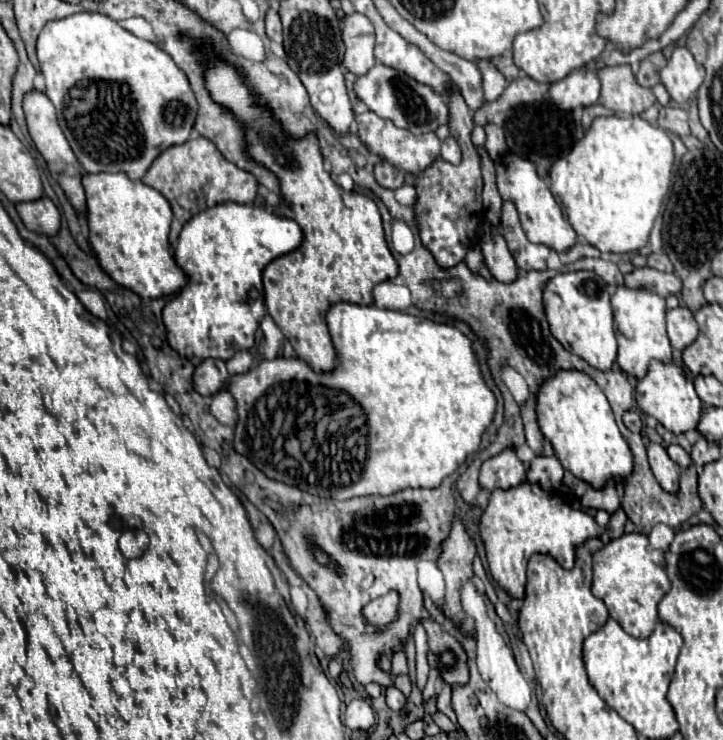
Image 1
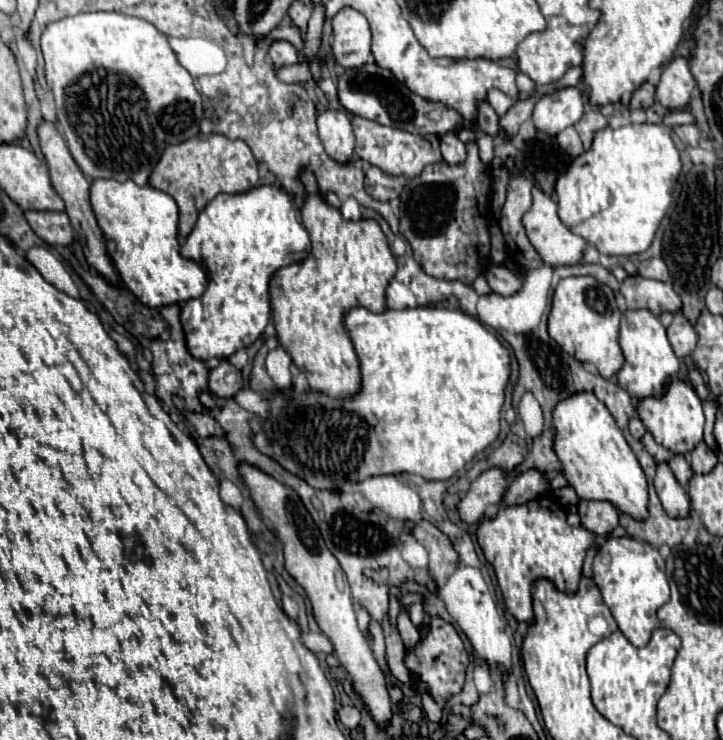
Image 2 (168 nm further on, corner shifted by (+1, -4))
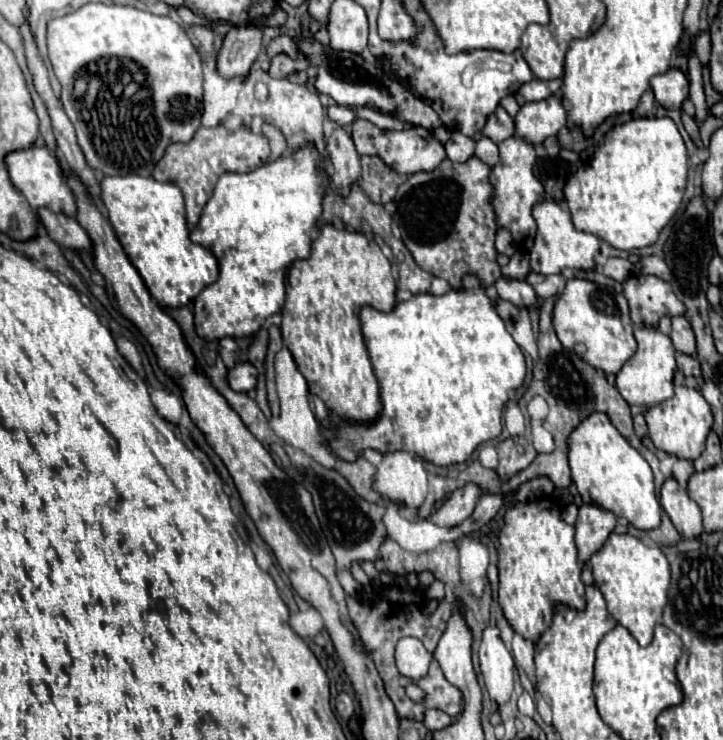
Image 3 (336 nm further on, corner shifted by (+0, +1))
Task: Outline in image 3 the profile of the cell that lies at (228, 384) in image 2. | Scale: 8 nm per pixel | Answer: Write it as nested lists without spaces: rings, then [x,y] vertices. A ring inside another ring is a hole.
[[[240,362],[228,372],[230,388],[236,392],[250,392],[256,386],[258,372],[250,362]]]

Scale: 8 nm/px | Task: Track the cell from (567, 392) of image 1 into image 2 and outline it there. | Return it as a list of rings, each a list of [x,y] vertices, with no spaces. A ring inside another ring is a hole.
[[[581,391],[573,393],[567,399],[561,399],[553,409],[553,427],[555,427],[555,453],[561,461],[563,475],[567,477],[569,485],[577,491],[581,499],[599,499],[599,501],[611,501],[621,513],[629,513],[635,519],[647,517],[647,479],[645,473],[627,445],[621,429],[617,427],[613,415],[609,409],[595,397],[595,393]]]

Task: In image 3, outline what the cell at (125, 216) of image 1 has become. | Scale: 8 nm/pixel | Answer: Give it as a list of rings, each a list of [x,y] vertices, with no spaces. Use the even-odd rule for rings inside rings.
[[[128,174],[106,176],[100,182],[100,188],[104,208],[120,244],[160,306],[186,306],[200,294],[202,288],[218,280],[220,272],[216,256],[190,240],[184,198],[176,184],[158,182],[152,176],[144,178]]]

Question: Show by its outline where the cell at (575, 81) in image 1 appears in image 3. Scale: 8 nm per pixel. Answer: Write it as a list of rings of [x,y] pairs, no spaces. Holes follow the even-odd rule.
[[[558,96],[546,100],[528,102],[520,108],[514,118],[516,136],[524,138],[530,144],[542,144],[546,138],[552,138],[566,126],[566,112]]]

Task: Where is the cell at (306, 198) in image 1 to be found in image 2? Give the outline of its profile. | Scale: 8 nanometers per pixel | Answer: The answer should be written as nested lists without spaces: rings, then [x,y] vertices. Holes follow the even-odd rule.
[[[301,169],[299,181],[307,191],[301,221],[311,237],[311,255],[277,269],[271,277],[273,325],[281,347],[287,349],[299,371],[307,375],[313,391],[323,391],[331,397],[349,397],[359,391],[361,379],[359,361],[345,333],[343,315],[351,307],[365,307],[373,313],[385,311],[385,287],[393,279],[397,263],[375,219],[345,221],[341,211],[321,197],[311,169]]]

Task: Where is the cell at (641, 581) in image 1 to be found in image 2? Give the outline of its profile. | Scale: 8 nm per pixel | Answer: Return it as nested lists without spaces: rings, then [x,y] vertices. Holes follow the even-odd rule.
[[[609,537],[593,561],[593,581],[605,605],[617,621],[619,631],[635,645],[643,647],[657,627],[657,609],[669,601],[665,561],[657,547],[633,537]]]

